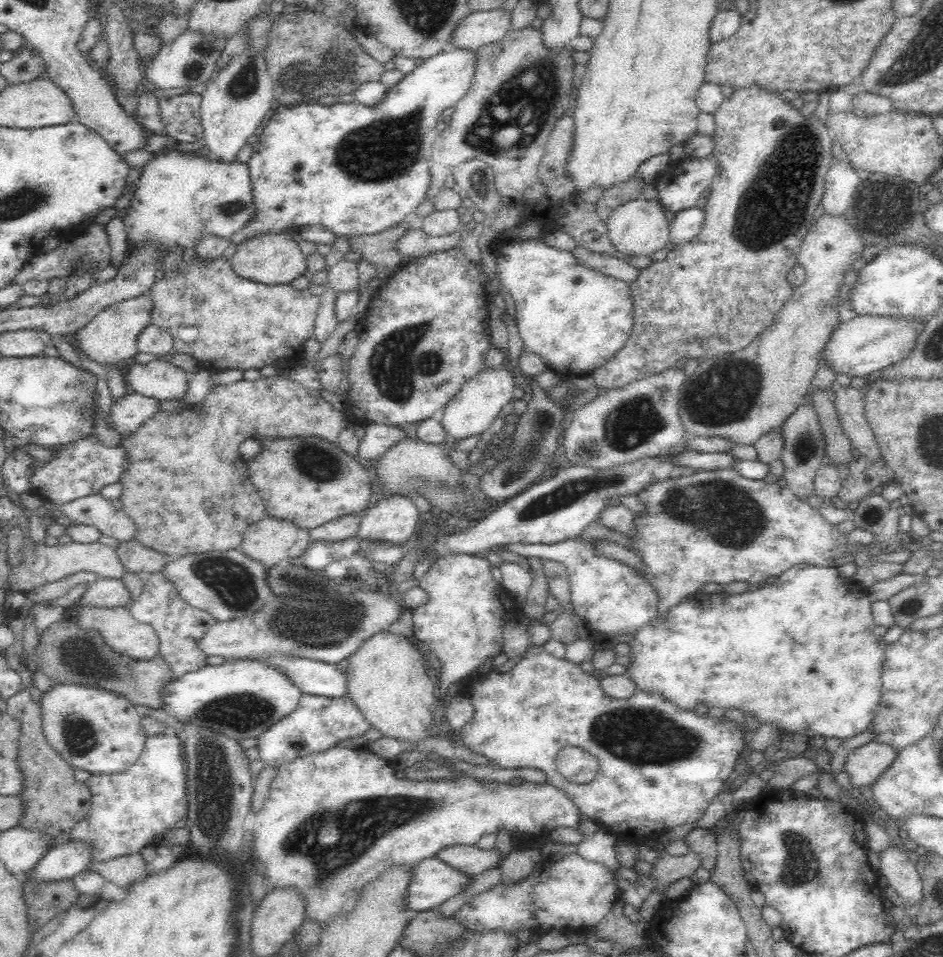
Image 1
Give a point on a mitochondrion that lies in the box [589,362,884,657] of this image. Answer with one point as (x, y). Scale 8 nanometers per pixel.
(724, 510)

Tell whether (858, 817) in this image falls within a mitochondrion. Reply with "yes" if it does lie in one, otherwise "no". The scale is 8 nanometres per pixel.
no

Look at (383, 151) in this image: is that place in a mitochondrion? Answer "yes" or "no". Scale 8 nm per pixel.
yes

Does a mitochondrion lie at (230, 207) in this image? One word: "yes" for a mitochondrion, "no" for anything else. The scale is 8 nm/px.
yes

